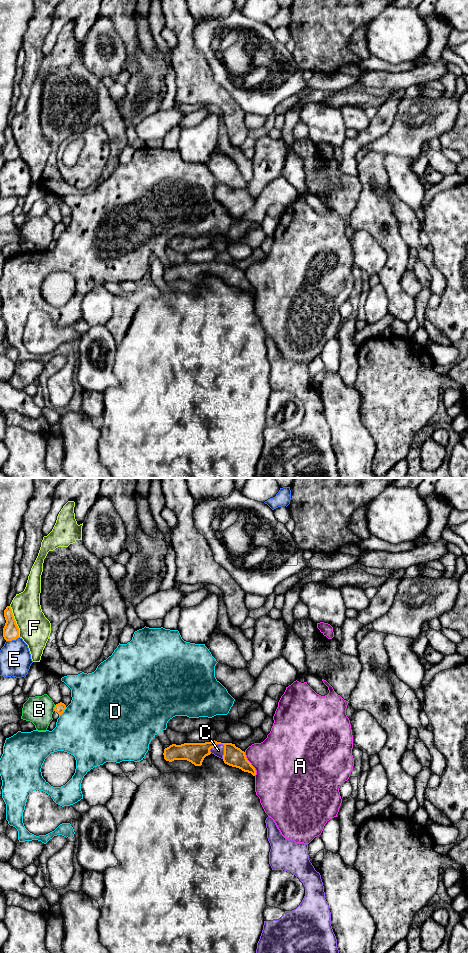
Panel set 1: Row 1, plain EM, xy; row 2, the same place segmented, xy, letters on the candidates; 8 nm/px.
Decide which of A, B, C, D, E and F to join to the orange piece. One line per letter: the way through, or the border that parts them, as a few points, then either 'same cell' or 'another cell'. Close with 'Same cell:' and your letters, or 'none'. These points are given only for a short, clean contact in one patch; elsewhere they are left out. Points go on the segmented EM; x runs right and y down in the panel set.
A: along xy (244, 752), (247, 760), (255, 770), (255, 775) | another cell
B: another cell
C: another cell
D: another cell
E: along xy (19, 637), (6, 641) | another cell
F: another cell
Same cell: none

